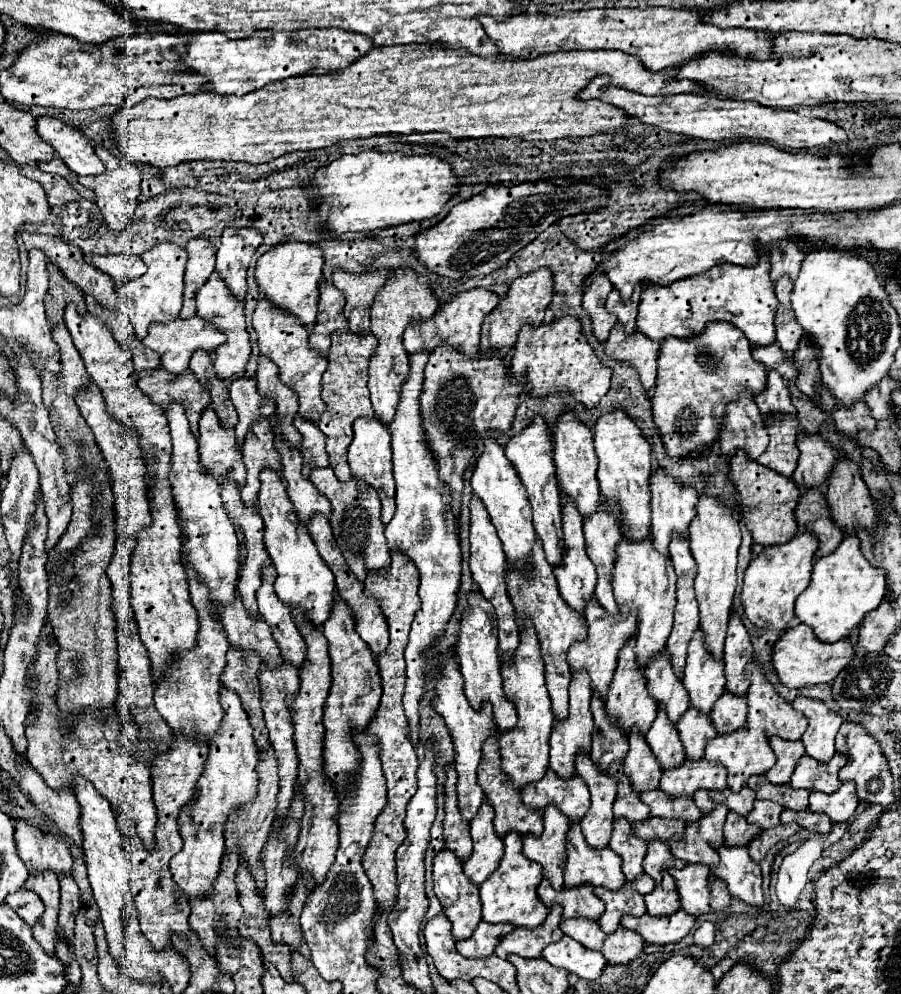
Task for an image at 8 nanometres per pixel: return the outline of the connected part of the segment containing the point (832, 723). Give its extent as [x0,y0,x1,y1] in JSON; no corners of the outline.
[791,696,843,762]

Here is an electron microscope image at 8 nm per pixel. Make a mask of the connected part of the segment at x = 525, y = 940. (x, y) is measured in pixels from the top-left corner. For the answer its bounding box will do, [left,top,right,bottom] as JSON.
[495,904,563,958]

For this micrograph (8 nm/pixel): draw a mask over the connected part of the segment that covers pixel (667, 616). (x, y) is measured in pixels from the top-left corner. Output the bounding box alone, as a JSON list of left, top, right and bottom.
[613,536,675,668]

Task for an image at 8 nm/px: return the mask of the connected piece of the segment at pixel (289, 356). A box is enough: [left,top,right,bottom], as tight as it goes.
[253,298,327,422]

